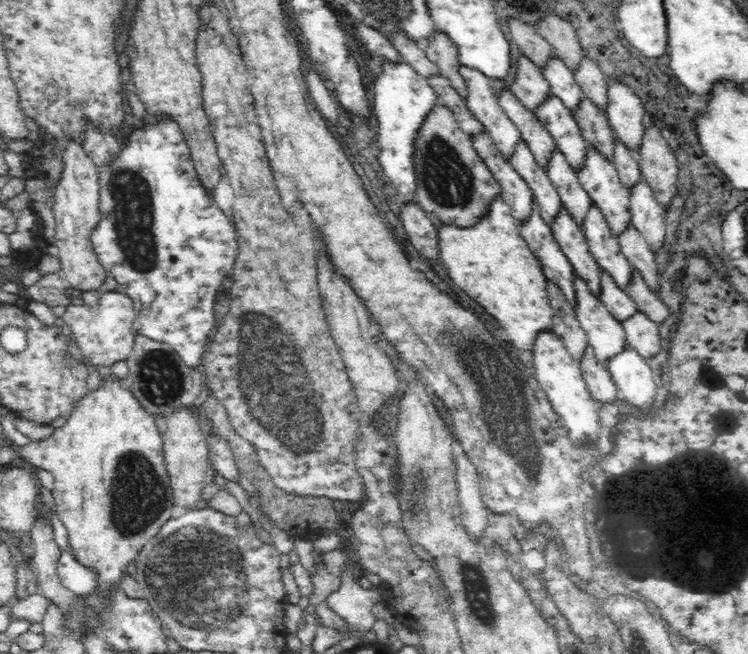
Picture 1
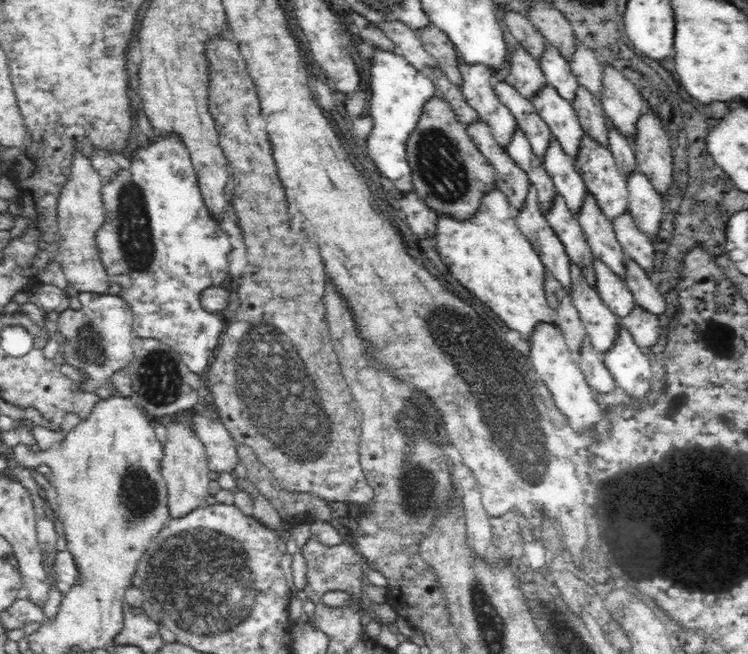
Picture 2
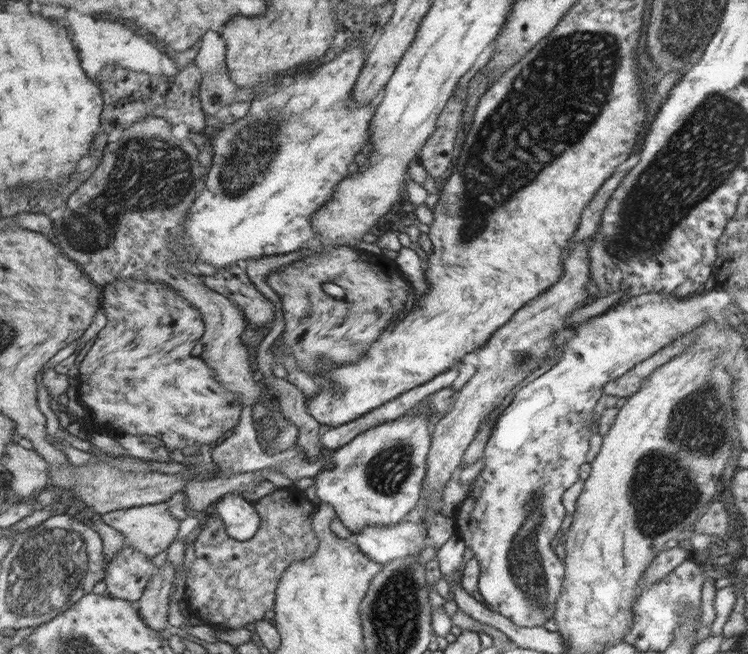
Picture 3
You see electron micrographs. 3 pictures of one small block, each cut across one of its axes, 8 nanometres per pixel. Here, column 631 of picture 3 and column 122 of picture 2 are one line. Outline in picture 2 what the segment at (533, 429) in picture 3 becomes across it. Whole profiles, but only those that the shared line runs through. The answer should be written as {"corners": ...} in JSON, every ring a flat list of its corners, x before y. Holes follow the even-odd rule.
{"corners":[[82,292,78,294,82,306,78,310,66,309,58,316,57,335,61,346,58,361,84,372,88,378,77,386,82,393,95,393,100,386,106,388,114,372,127,368,133,361,133,312,130,305,118,295]]}

